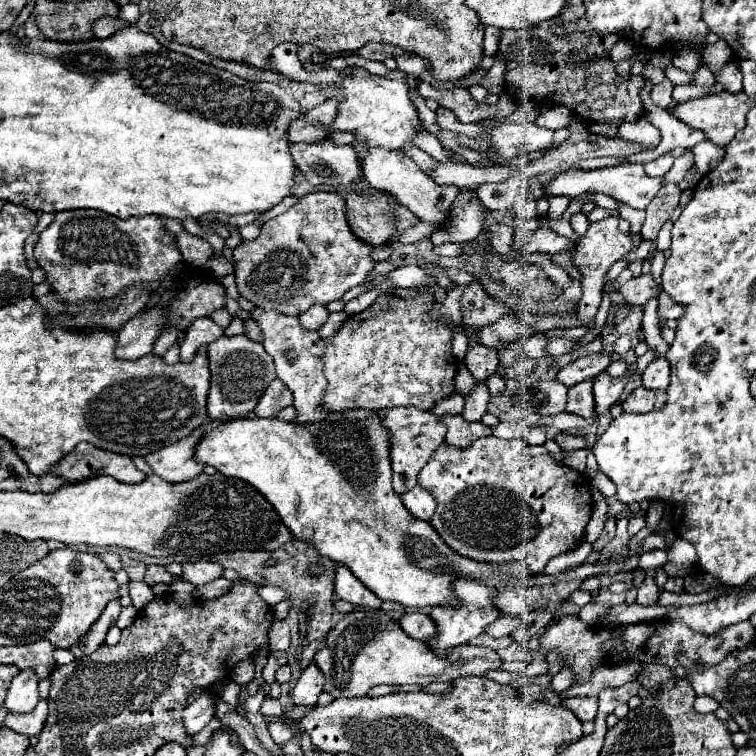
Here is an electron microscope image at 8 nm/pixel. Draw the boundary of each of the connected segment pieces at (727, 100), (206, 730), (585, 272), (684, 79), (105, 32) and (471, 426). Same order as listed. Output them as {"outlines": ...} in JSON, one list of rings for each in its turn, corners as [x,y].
{"outlines":[[[[712,93],[706,97],[698,97],[698,99],[690,99],[686,103],[678,103],[674,107],[674,117],[678,117],[680,121],[684,121],[686,125],[690,125],[692,129],[700,129],[708,141],[712,141],[718,147],[726,147],[732,137],[744,129],[746,125],[746,113],[748,109],[752,109],[752,99],[746,93]]],[[[214,718],[212,721],[210,721],[203,729],[200,731],[200,733],[193,736],[194,739],[194,745],[195,746],[203,746],[207,743],[209,740],[211,734],[218,730],[221,726],[221,722],[219,719]]],[[[608,217],[598,223],[592,223],[590,229],[586,231],[586,235],[578,241],[580,249],[576,249],[576,253],[572,253],[572,261],[580,267],[580,273],[582,273],[582,299],[578,303],[578,317],[582,321],[592,321],[596,317],[596,311],[602,301],[602,287],[606,283],[606,279],[604,279],[606,271],[632,249],[630,233],[622,233],[618,229],[618,221],[620,221],[618,217]]],[[[670,65],[666,71],[666,77],[674,83],[674,85],[686,85],[686,83],[694,83],[694,79],[692,79],[692,75],[690,73],[686,73],[686,71],[680,71],[680,69],[676,69],[674,65]]],[[[102,17],[94,25],[94,33],[96,33],[98,39],[108,39],[108,37],[112,37],[116,31],[120,31],[124,27],[128,27],[128,23],[118,19],[118,17]]],[[[446,415],[442,417],[444,425],[448,425],[448,435],[446,435],[446,443],[448,445],[454,445],[454,447],[470,447],[476,439],[482,439],[482,437],[490,437],[492,435],[492,429],[486,427],[484,423],[470,423],[470,421],[464,421],[462,415]]]]}

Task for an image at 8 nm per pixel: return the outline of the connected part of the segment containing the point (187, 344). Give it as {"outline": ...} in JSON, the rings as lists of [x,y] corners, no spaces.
{"outline":[[[202,317],[202,319],[192,321],[192,325],[186,329],[186,339],[180,345],[180,361],[190,363],[194,359],[198,347],[208,345],[222,335],[224,335],[224,331],[210,317]]]}

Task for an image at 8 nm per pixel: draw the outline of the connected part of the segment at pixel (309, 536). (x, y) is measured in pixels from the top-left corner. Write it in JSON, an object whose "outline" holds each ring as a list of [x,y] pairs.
{"outline":[[[350,409],[346,413],[338,413],[338,415],[330,415],[326,421],[322,423],[316,423],[316,425],[296,425],[296,423],[288,423],[288,421],[280,421],[280,419],[256,419],[256,417],[244,417],[244,419],[232,419],[228,423],[222,423],[220,427],[208,431],[200,441],[200,445],[196,445],[196,461],[198,463],[204,463],[204,465],[212,465],[218,473],[226,475],[226,477],[236,477],[236,479],[242,479],[246,481],[248,485],[252,485],[256,491],[260,491],[270,503],[272,507],[276,509],[276,513],[280,515],[280,519],[284,521],[284,525],[290,529],[290,533],[300,539],[300,541],[306,541],[310,545],[316,547],[316,551],[324,557],[330,557],[332,561],[336,563],[342,563],[346,565],[372,593],[376,593],[382,601],[394,601],[394,603],[400,603],[404,607],[416,607],[416,609],[422,609],[422,607],[434,607],[434,605],[452,605],[456,607],[458,605],[458,597],[454,593],[454,583],[458,579],[476,579],[476,581],[482,581],[484,585],[488,587],[494,587],[496,593],[492,595],[492,603],[496,609],[500,609],[502,615],[508,615],[508,617],[522,617],[524,613],[532,613],[532,611],[558,611],[562,607],[564,601],[568,601],[568,595],[572,591],[576,591],[580,587],[580,583],[588,577],[598,577],[602,575],[602,565],[608,563],[610,559],[622,559],[622,555],[600,555],[594,563],[580,563],[576,567],[572,567],[566,575],[562,577],[548,577],[544,573],[534,573],[526,567],[524,561],[512,561],[512,563],[484,563],[484,561],[474,561],[474,559],[468,559],[468,557],[462,557],[460,553],[452,551],[442,539],[440,535],[432,529],[430,523],[426,521],[420,521],[416,517],[412,517],[406,507],[402,505],[402,499],[396,497],[396,493],[392,493],[392,467],[390,467],[390,461],[388,461],[388,437],[380,425],[380,421],[376,421],[376,417],[372,417],[372,411],[366,411],[366,409]]]}

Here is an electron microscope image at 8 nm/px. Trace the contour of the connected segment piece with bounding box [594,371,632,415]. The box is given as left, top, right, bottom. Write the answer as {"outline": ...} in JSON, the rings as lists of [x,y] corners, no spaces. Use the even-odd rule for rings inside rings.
{"outline":[[[628,371],[624,377],[620,379],[610,379],[608,373],[602,373],[594,379],[594,399],[596,399],[596,415],[604,413],[604,411],[610,411],[610,407],[614,403],[620,401],[620,395],[622,395],[622,389],[624,389],[624,383],[628,381],[632,371]]]}

